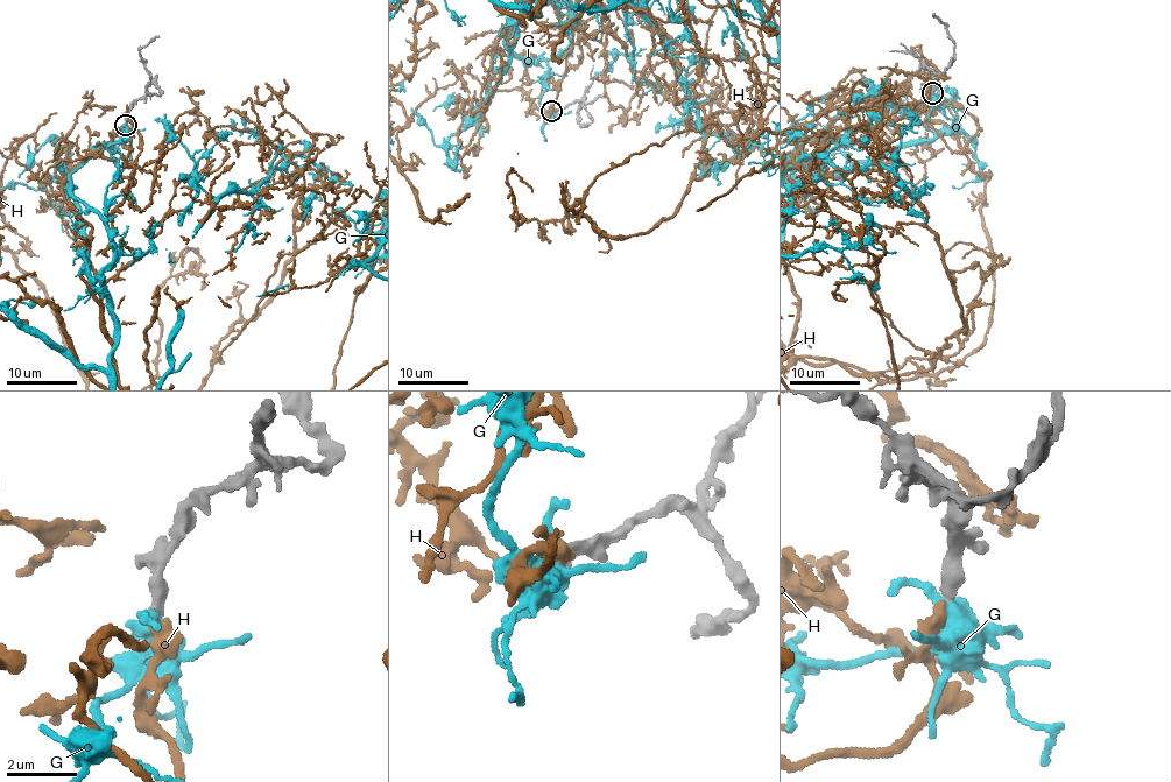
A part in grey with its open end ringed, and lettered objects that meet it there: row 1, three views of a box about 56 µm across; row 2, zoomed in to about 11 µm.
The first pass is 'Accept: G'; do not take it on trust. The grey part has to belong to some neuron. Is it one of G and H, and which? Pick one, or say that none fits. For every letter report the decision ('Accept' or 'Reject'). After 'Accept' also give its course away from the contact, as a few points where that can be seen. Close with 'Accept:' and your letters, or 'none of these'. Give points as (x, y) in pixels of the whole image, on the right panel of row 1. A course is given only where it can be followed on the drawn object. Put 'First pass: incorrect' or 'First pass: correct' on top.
First pass: incorrect
G: Reject
H: Accept
Accept: H

